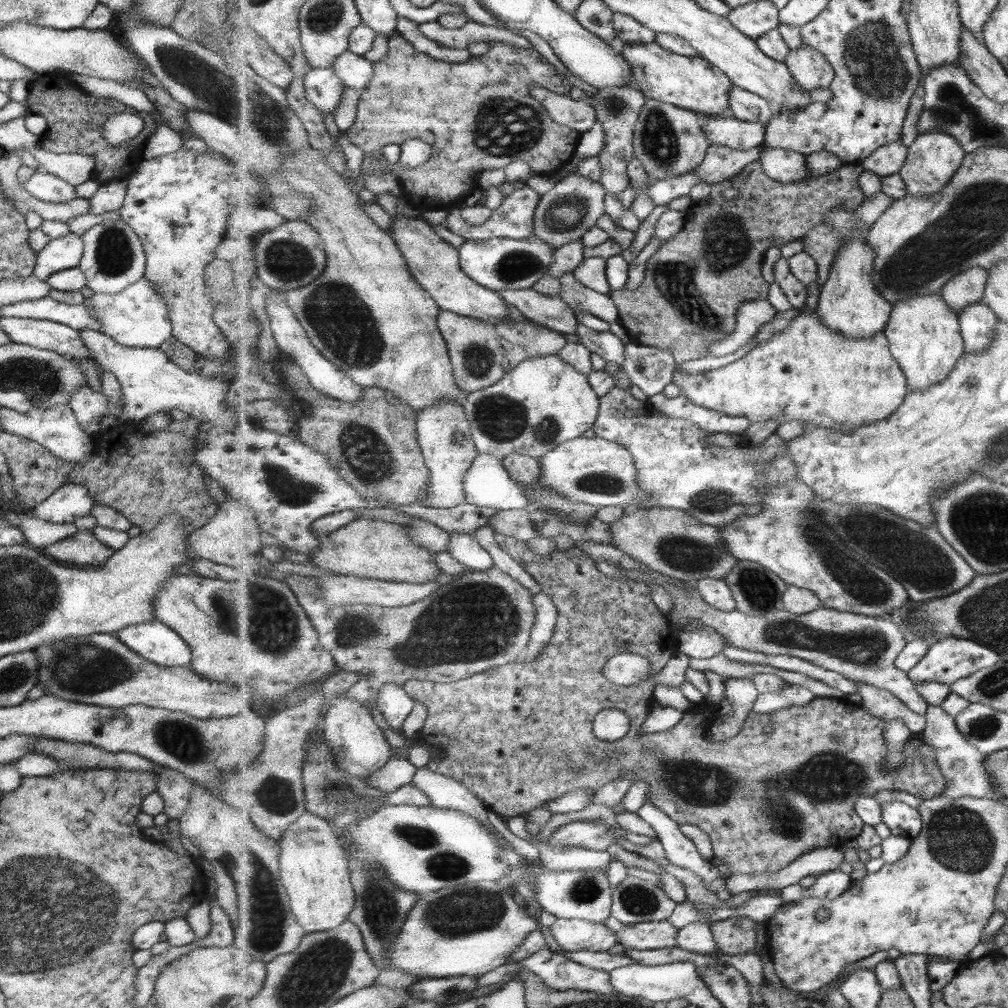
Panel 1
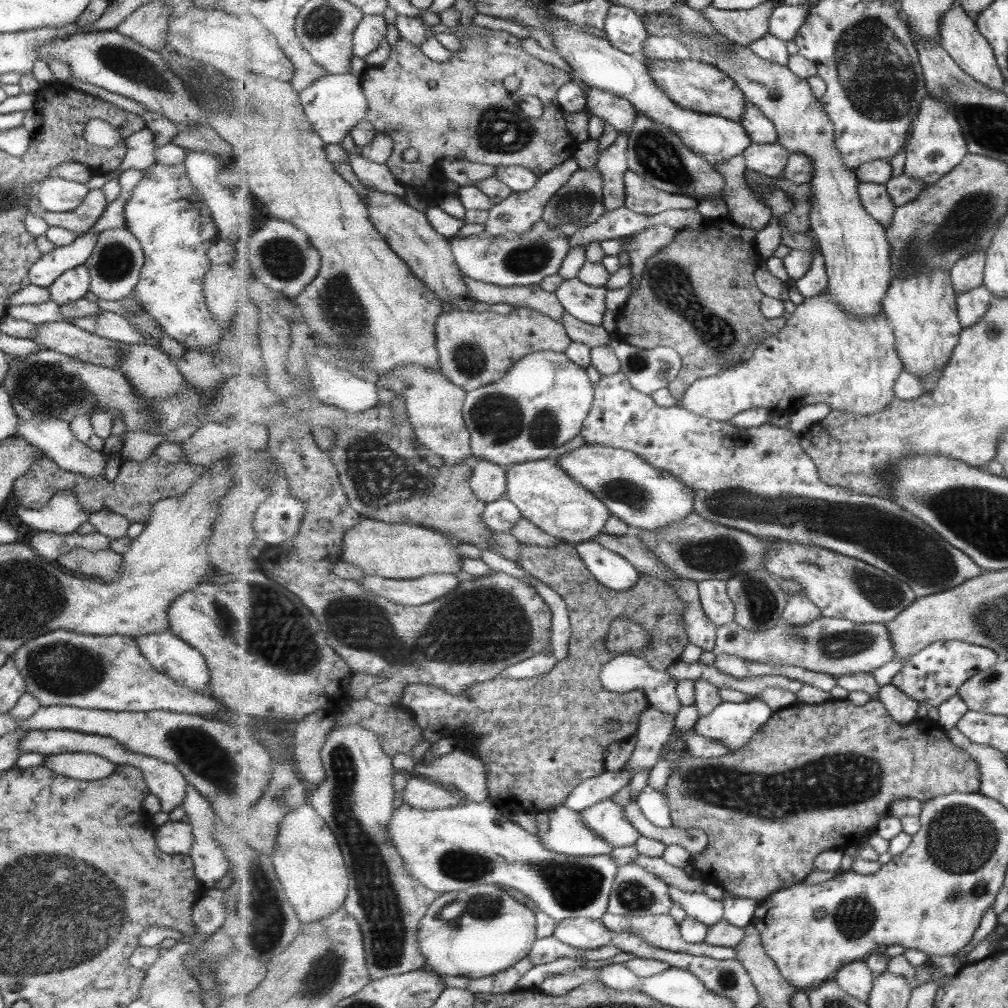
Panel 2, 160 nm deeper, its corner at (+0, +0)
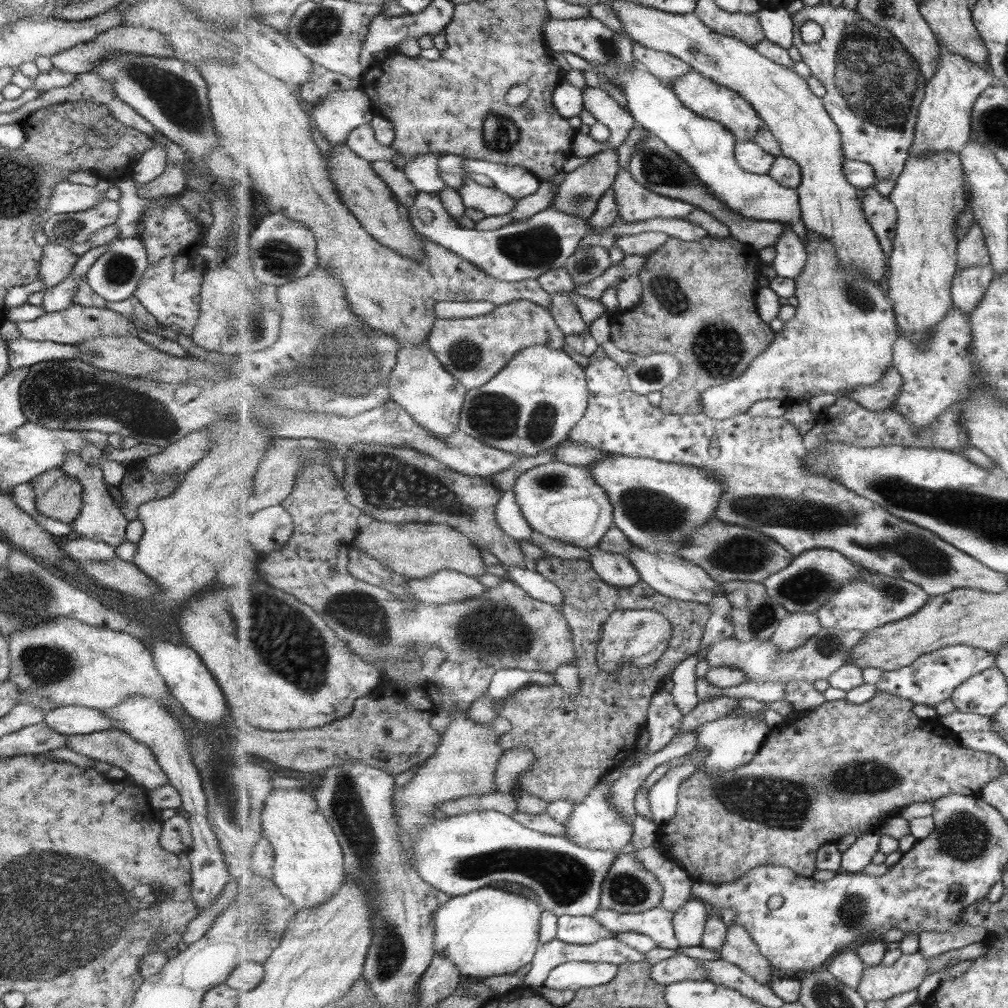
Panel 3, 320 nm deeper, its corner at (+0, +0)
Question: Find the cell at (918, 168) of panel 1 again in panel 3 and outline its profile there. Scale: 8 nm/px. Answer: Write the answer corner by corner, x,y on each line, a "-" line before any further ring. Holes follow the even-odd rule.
943,46
936,75
928,79
926,95
920,106
917,127
915,130
913,152
928,155
952,150
960,154
960,150
972,139
972,110
976,100
985,89
993,84
993,74
988,73
977,62
965,58

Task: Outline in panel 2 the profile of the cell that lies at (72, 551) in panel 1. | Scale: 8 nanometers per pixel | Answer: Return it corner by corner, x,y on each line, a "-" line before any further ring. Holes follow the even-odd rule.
74,548
71,552
57,558
55,563
84,576
95,576
95,578
102,578
104,582
111,582
120,576
122,558
108,548
95,552

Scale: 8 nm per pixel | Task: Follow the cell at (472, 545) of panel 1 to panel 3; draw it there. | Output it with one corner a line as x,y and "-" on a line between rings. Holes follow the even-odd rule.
503,564
509,573
508,579
515,582
526,590
533,598
553,604
561,609
564,606
563,591
550,580
547,580
540,571
528,566
521,568
520,566
506,566

